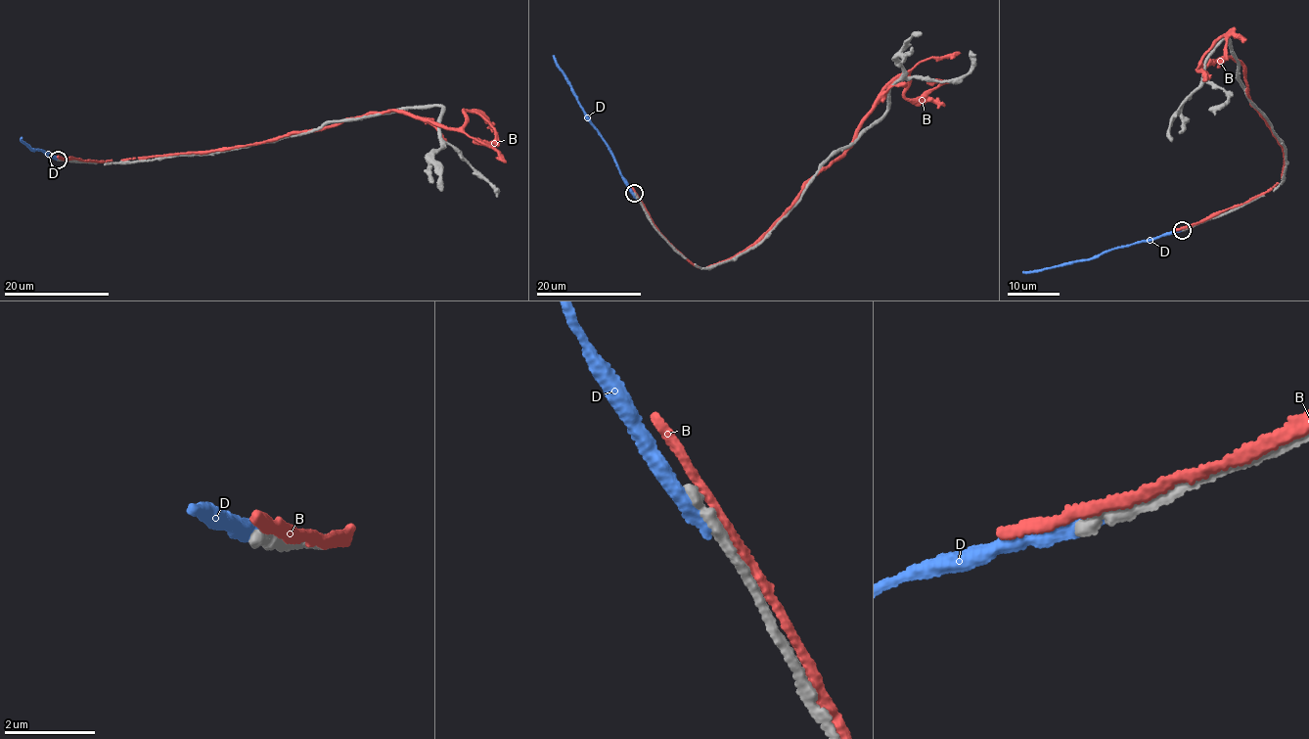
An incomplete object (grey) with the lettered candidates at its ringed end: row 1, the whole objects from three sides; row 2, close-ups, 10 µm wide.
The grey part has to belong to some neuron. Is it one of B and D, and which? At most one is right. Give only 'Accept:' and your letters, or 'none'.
Accept: none

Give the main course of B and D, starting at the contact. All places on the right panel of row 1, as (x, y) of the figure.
B: (1193, 225), (1272, 188), (1286, 164), (1249, 99), (1241, 64), (1232, 58), (1199, 66), (1228, 33), (1218, 67)
D: (1186, 228), (1089, 258), (1022, 272)

